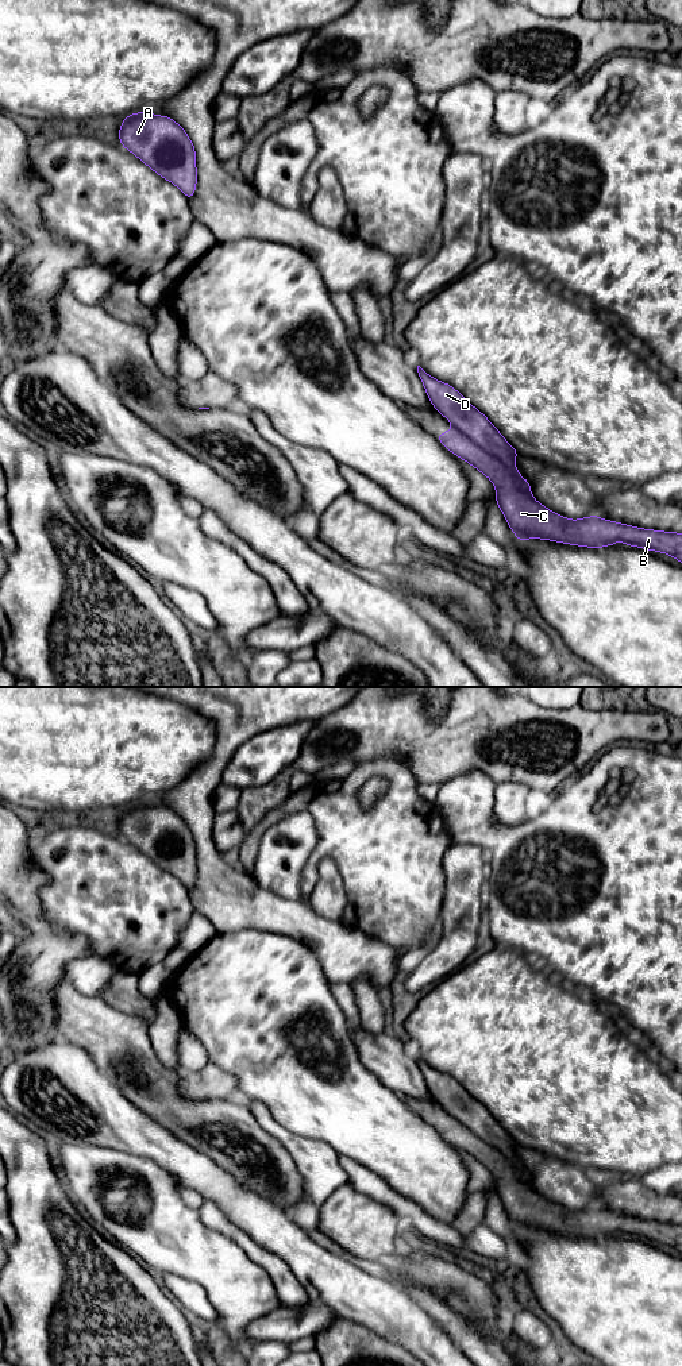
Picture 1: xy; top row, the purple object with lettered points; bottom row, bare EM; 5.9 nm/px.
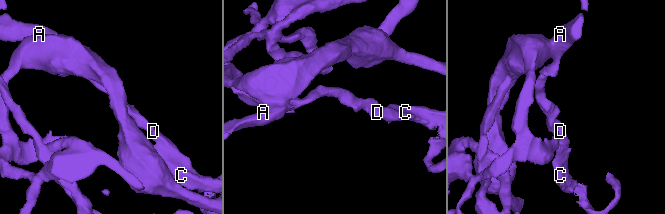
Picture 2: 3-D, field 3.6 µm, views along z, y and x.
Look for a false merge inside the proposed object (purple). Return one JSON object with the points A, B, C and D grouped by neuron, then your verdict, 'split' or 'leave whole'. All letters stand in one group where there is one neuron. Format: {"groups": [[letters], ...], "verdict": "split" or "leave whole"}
{"groups": [["A", "D"], ["B", "C"]], "verdict": "split"}

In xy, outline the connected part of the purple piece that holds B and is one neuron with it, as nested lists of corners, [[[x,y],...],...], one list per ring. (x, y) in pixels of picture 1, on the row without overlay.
[[[458,1119],[436,1126],[436,1130],[492,1172],[496,1193],[520,1232],[542,1230],[589,1239],[616,1236],[616,1232],[621,1232],[670,1246],[682,1254],[682,1224],[643,1220],[600,1207],[566,1209],[529,1189],[520,1180],[516,1166],[497,1147],[481,1139]]]

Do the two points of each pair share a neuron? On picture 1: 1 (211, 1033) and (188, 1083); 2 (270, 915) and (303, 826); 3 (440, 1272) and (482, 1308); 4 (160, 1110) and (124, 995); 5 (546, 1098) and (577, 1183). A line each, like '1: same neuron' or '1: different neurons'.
1: different neurons
2: different neurons
3: same neuron
4: different neurons
5: different neurons

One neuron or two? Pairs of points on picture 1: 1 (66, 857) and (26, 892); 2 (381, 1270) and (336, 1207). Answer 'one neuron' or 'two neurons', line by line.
1: two neurons
2: two neurons

